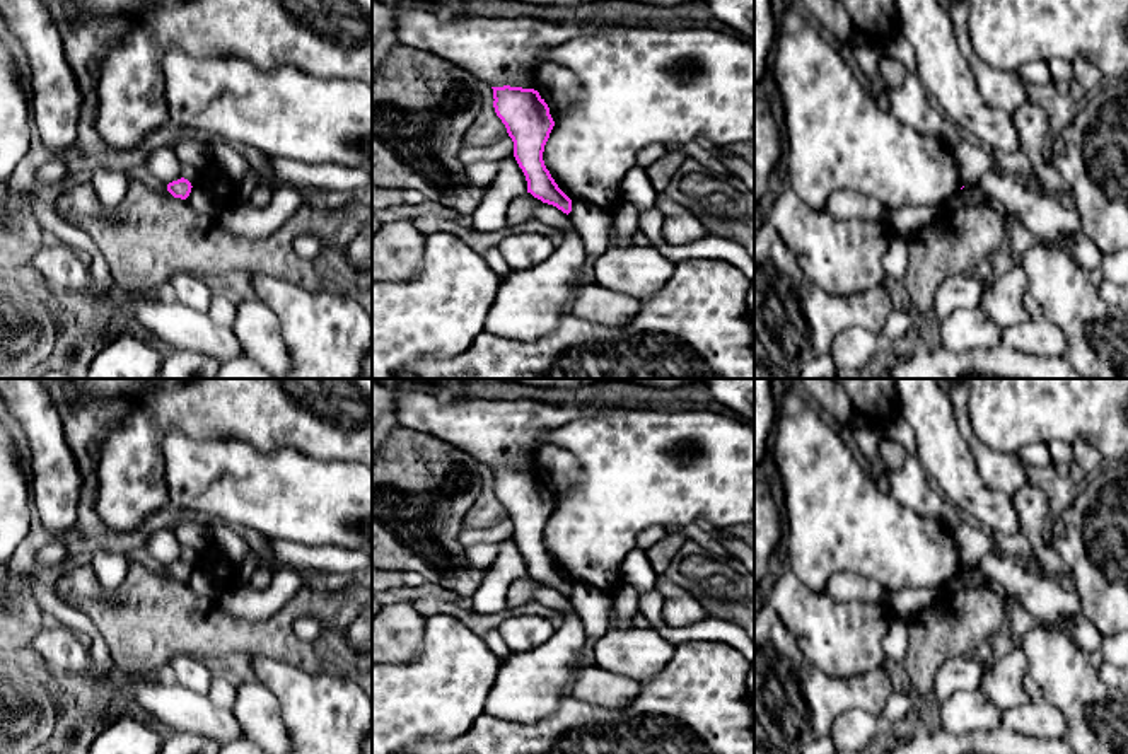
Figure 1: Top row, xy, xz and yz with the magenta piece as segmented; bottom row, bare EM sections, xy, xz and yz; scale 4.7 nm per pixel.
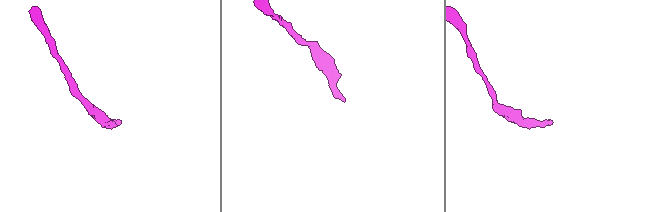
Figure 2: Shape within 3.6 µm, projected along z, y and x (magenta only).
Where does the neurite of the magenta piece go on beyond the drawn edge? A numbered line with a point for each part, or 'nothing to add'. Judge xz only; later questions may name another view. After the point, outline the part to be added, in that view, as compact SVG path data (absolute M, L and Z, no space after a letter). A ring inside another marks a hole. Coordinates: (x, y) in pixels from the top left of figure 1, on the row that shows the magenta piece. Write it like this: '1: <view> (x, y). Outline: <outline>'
nothing to add

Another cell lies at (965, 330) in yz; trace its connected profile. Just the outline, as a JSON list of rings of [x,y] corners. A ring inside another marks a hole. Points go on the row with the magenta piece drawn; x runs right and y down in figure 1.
[[[980,307],[957,309],[940,321],[939,346],[949,351],[1000,346],[1002,326]]]

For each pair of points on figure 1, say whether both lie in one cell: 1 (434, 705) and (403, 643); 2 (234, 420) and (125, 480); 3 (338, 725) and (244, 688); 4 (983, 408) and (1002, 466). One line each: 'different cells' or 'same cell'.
1: different cells
2: same cell
3: different cells
4: different cells

